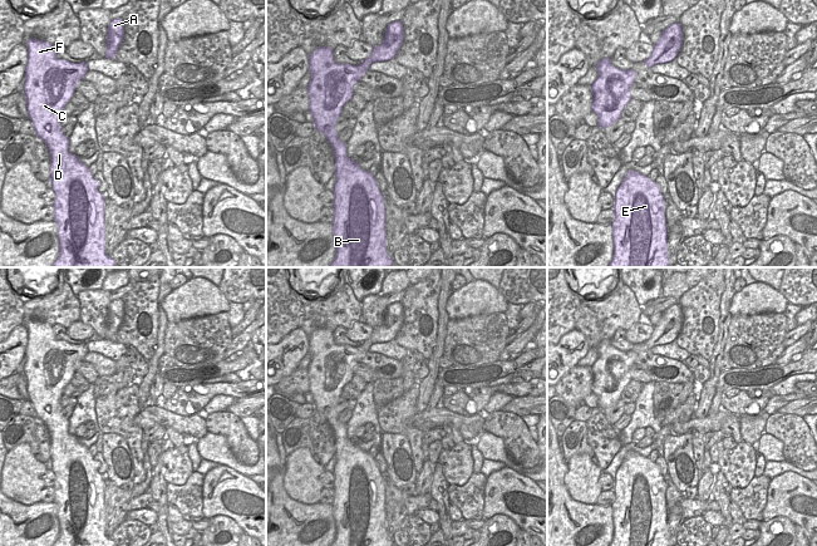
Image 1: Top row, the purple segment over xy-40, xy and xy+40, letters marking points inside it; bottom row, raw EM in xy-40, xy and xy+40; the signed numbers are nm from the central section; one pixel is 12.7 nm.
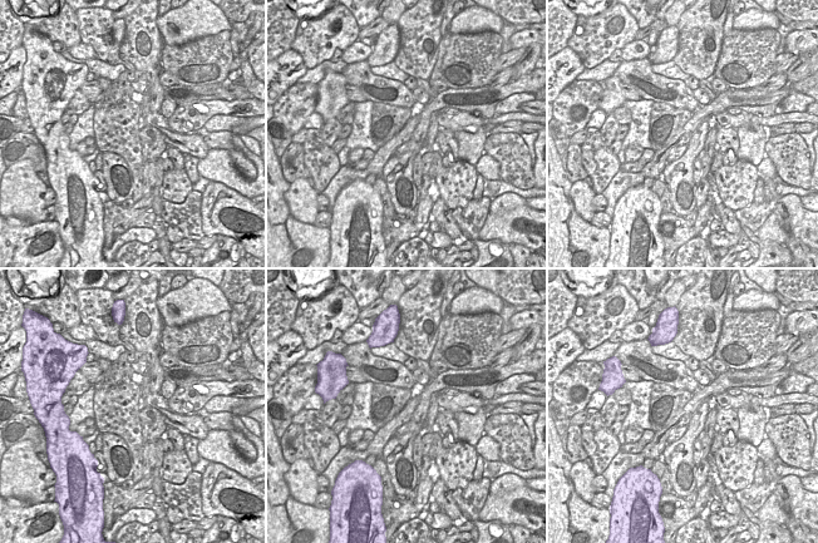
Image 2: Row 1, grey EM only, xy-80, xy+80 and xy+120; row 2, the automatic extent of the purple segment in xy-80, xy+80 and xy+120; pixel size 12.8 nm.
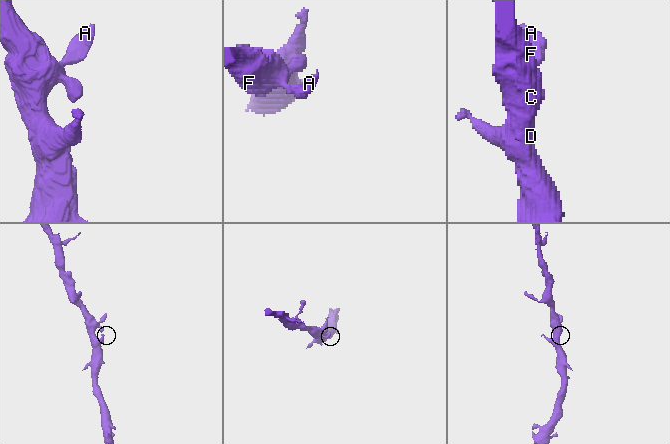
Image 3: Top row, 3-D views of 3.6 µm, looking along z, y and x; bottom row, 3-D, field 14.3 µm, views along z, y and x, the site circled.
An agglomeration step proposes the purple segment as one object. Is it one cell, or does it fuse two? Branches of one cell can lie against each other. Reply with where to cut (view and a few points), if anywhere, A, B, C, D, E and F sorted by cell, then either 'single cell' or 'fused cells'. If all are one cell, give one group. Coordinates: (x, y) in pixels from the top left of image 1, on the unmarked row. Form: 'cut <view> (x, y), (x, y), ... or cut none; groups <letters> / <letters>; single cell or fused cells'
cut none; groups A B C D E F; single cell

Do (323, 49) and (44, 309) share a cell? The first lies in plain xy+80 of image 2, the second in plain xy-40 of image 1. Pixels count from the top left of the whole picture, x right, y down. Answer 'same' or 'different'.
same

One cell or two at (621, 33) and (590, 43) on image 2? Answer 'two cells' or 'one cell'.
one cell

